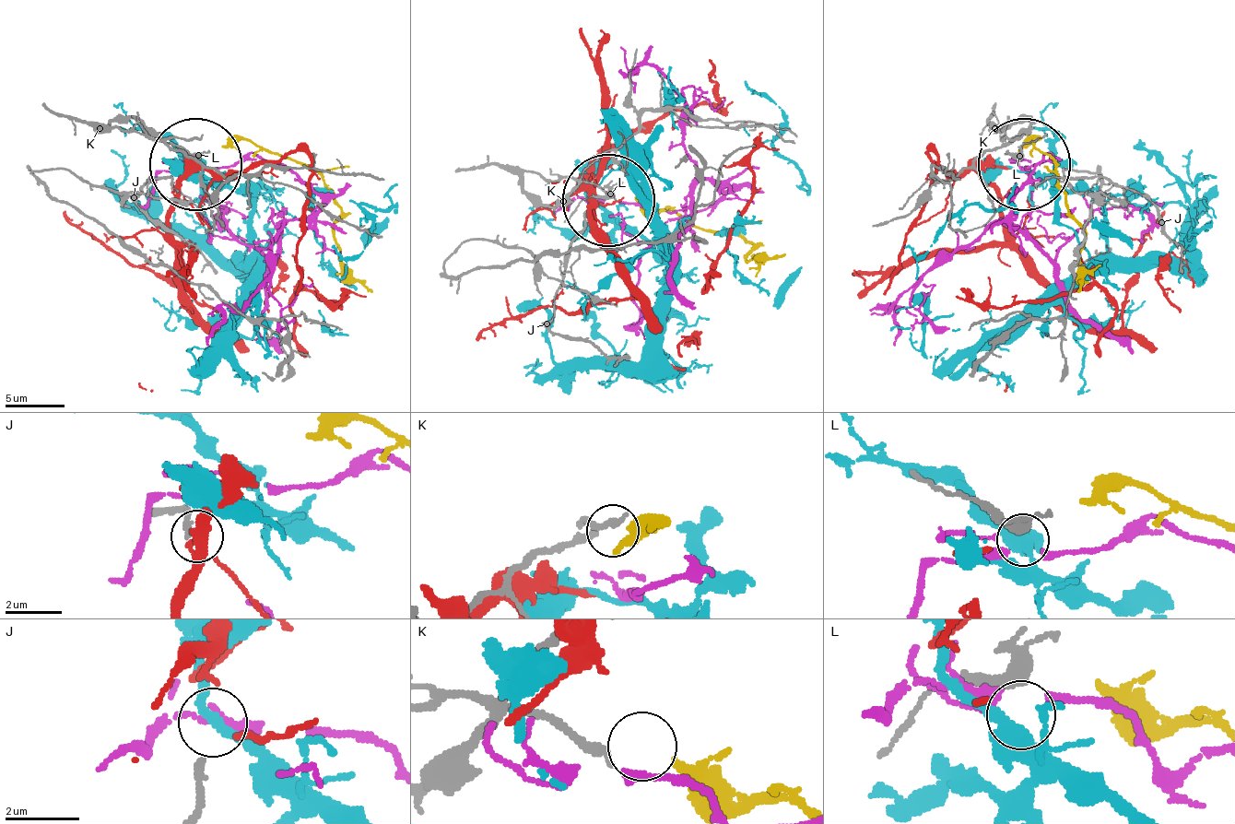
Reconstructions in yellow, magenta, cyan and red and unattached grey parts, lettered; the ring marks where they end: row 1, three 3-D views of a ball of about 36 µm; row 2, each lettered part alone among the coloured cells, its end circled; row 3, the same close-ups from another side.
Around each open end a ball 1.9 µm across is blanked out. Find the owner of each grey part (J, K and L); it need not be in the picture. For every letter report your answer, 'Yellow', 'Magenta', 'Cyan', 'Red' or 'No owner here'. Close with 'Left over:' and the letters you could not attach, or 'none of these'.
J: No owner here
K: Yellow
L: No owner here
Left over: J, L

